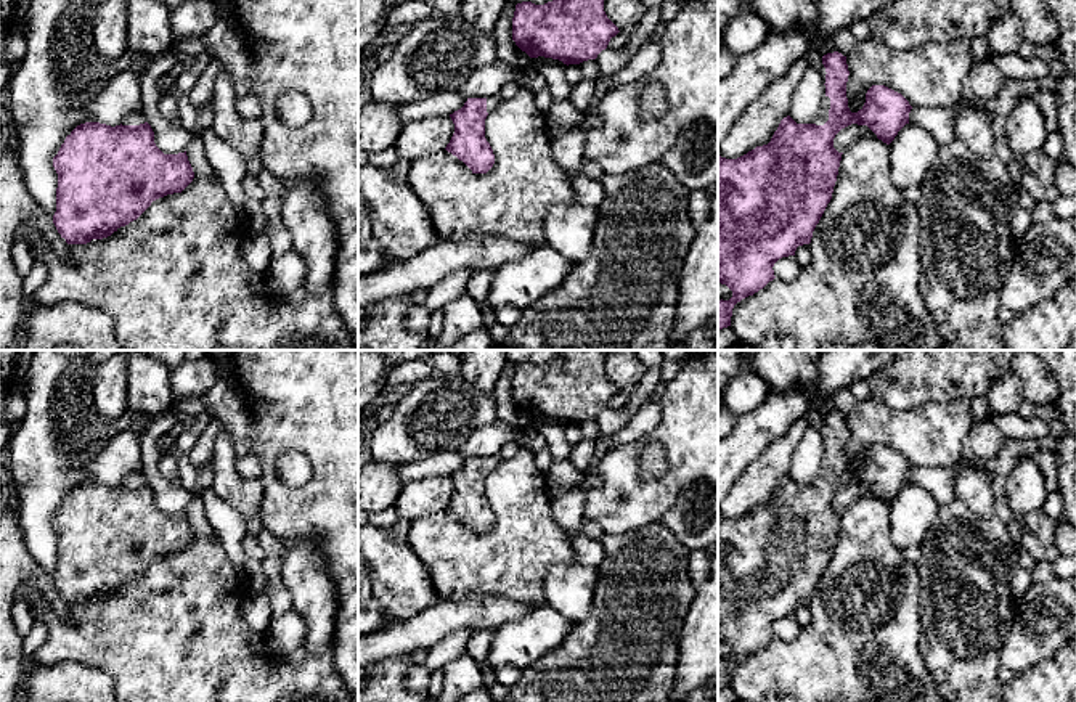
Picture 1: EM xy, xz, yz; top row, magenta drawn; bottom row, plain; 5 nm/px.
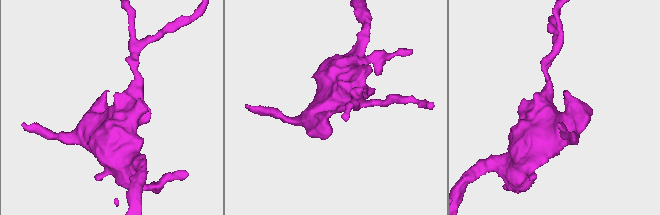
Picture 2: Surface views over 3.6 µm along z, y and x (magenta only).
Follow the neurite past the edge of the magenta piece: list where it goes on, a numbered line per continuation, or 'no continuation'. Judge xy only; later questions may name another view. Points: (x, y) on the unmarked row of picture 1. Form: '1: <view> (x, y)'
1: xy (137, 477)

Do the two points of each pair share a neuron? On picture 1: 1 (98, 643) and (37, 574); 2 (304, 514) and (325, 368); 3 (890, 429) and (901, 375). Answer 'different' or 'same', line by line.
1: different
2: same
3: different

